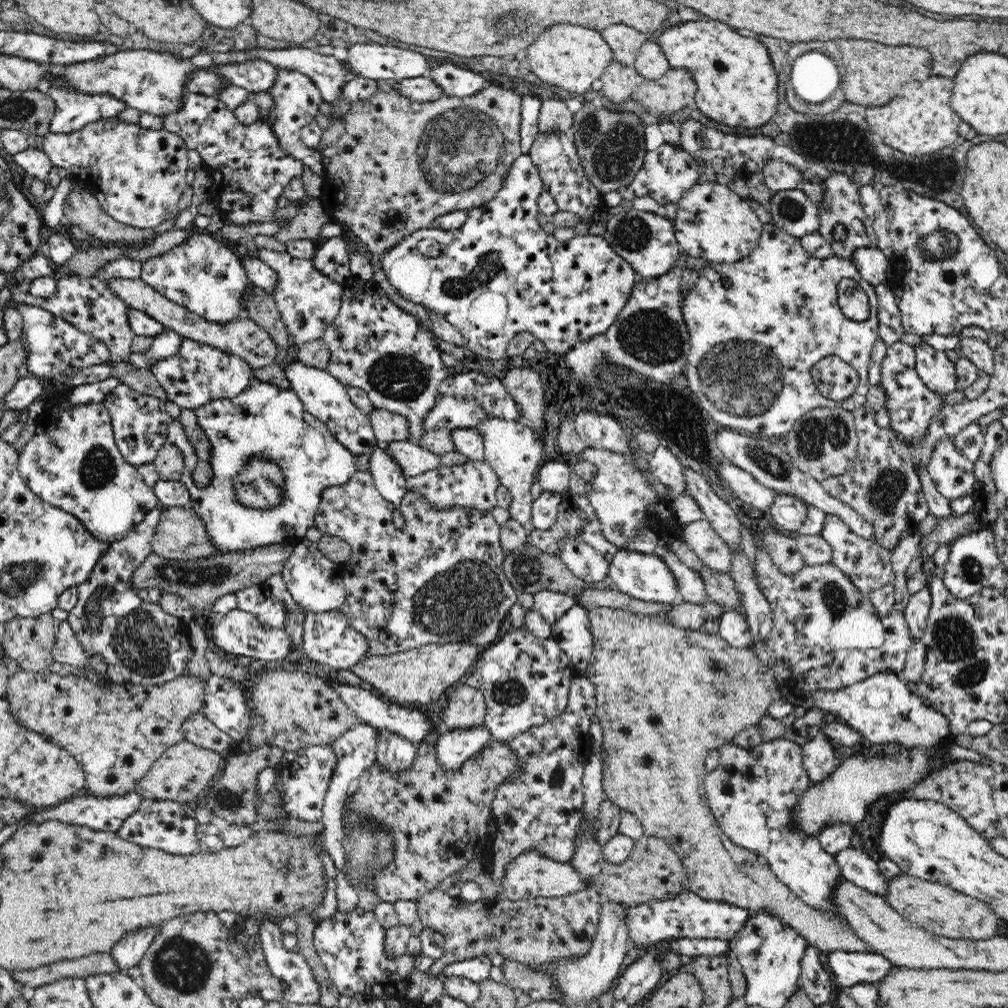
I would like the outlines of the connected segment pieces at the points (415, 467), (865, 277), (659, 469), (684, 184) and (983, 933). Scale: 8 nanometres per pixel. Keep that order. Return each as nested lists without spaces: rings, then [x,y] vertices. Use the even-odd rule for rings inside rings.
[[[411,439],[395,441],[386,445],[393,454],[394,460],[402,467],[406,477],[415,477],[423,472],[438,470],[444,466],[440,454],[434,454]]]
[[[879,247],[856,249],[853,254],[853,263],[862,275],[862,281],[876,287],[887,282],[886,271],[893,257],[886,256]]]
[[[659,446],[649,455],[648,461],[651,472],[660,483],[674,491],[674,494],[684,490],[686,467],[667,446]]]
[[[665,142],[652,152],[646,151],[642,168],[635,174],[633,181],[617,191],[622,198],[631,201],[640,196],[651,196],[662,207],[670,202],[678,203],[679,198],[682,198],[682,193],[699,182],[700,173],[698,162],[690,153],[681,147]]]
[[[903,871],[892,878],[886,877],[886,894],[881,896],[906,920],[938,936],[986,940],[994,937],[998,928],[997,915],[987,903],[940,882],[922,880]]]

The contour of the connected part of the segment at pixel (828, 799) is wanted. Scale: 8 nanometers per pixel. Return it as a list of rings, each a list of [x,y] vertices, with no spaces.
[[[916,746],[909,751],[902,751],[895,757],[866,758],[866,756],[844,757],[826,782],[811,785],[802,794],[793,818],[798,829],[808,835],[816,835],[830,822],[849,822],[854,827],[864,820],[872,803],[888,796],[903,794],[914,789],[929,773],[934,773],[937,766],[929,766],[930,748]]]

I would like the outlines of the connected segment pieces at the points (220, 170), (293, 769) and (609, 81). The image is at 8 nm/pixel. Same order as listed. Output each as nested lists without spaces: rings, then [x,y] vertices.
[[[186,92],[178,110],[160,117],[162,128],[181,136],[189,149],[199,152],[201,168],[208,171],[211,186],[220,190],[216,202],[223,219],[234,224],[276,218],[279,208],[276,200],[285,186],[294,177],[300,177],[306,167],[278,147],[270,125],[263,120],[250,126],[241,123],[216,96]]]
[[[330,744],[310,745],[297,751],[283,752],[272,792],[278,792],[281,796],[281,810],[287,817],[292,817],[304,824],[321,820],[325,795],[332,781],[336,762]]]
[[[616,60],[603,70],[599,79],[602,82],[600,95],[615,105],[629,100],[634,89],[645,81],[634,66],[624,66]]]

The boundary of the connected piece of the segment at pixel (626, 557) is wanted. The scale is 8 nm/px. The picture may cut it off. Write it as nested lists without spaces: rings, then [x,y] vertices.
[[[619,549],[609,562],[610,579],[615,588],[632,598],[646,602],[658,602],[672,605],[680,600],[679,590],[674,574],[664,559],[657,554],[644,554],[628,549]]]

